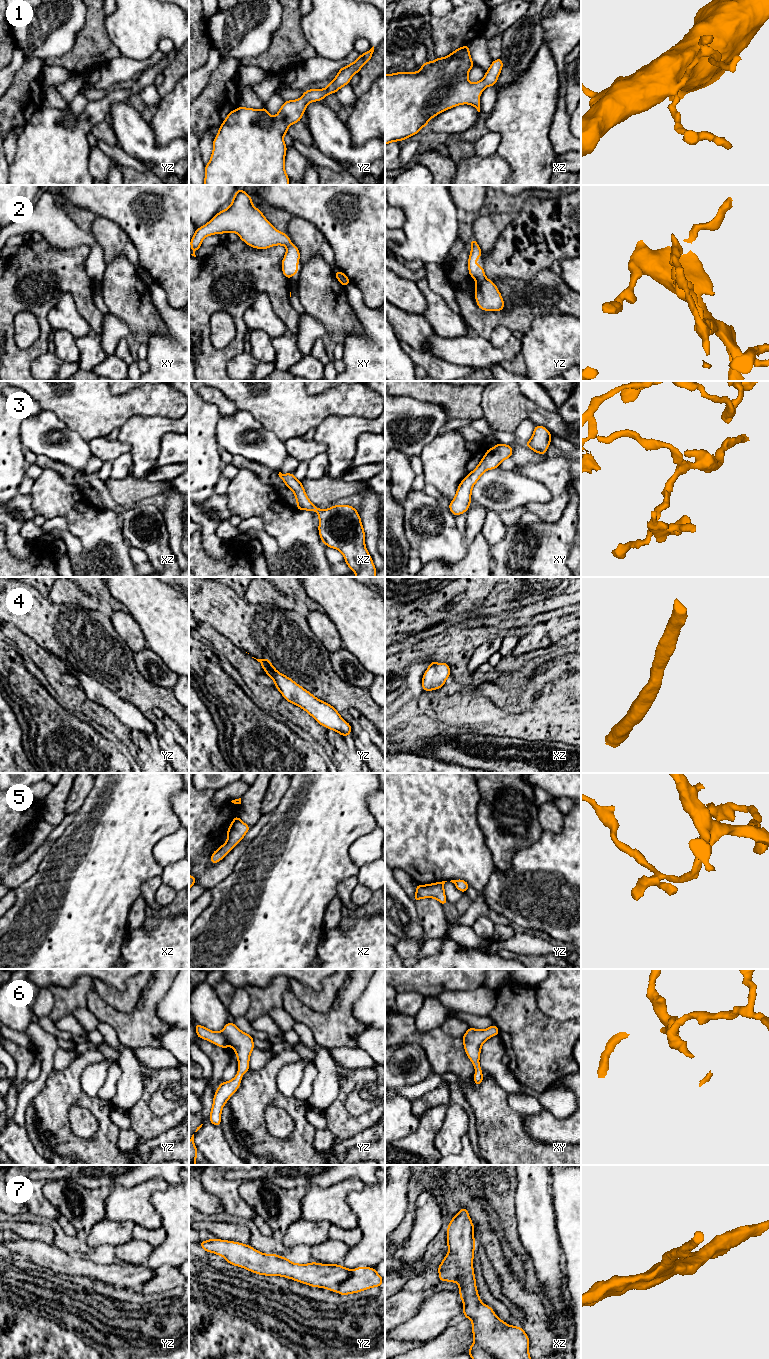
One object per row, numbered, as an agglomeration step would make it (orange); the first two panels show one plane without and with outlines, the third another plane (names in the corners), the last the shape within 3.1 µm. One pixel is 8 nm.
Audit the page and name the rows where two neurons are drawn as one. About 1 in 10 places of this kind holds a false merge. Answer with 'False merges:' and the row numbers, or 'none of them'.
False merges: none of them

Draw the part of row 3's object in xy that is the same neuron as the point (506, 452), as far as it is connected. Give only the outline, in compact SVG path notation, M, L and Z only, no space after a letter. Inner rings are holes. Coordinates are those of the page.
M502 443L486 451L479 465L461 481L454 499L448 506L455 517L468 511L469 504L472 502L472 488L482 474L487 470L498 468L504 459L511 458L512 453L512 446Z

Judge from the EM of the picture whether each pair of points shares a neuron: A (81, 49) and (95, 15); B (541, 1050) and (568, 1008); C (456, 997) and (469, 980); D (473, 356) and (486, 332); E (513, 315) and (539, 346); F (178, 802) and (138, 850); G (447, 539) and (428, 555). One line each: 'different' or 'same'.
A: same
B: different
C: different
D: different
E: different
F: different
G: same

